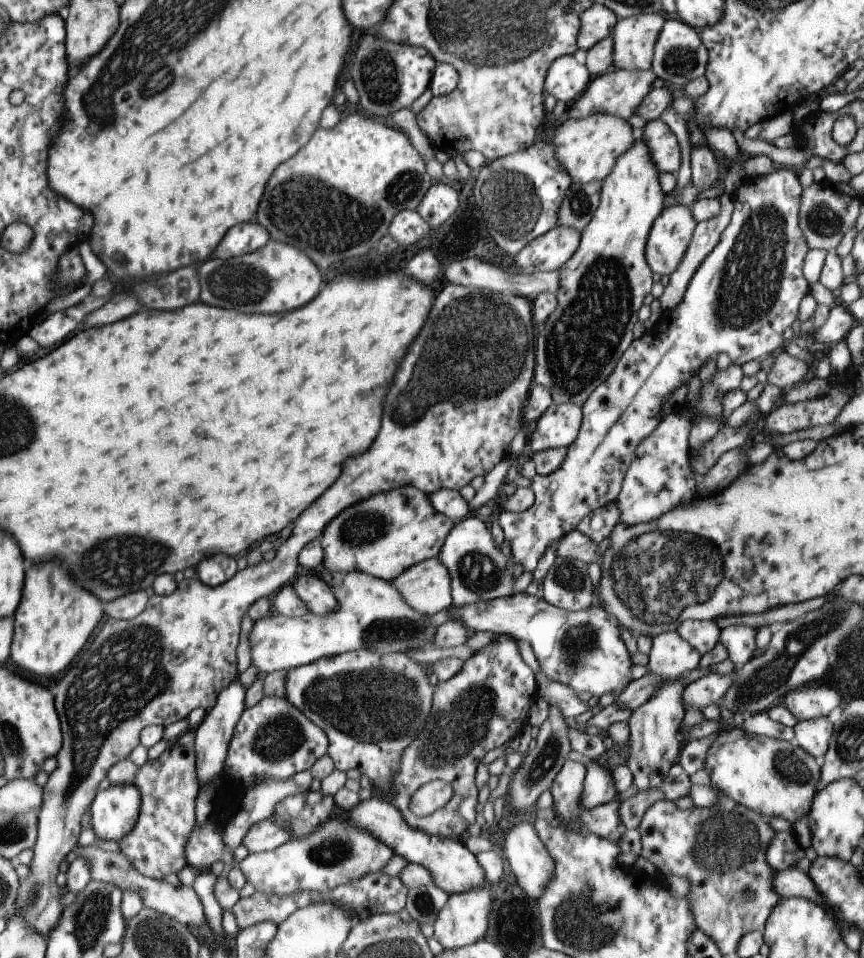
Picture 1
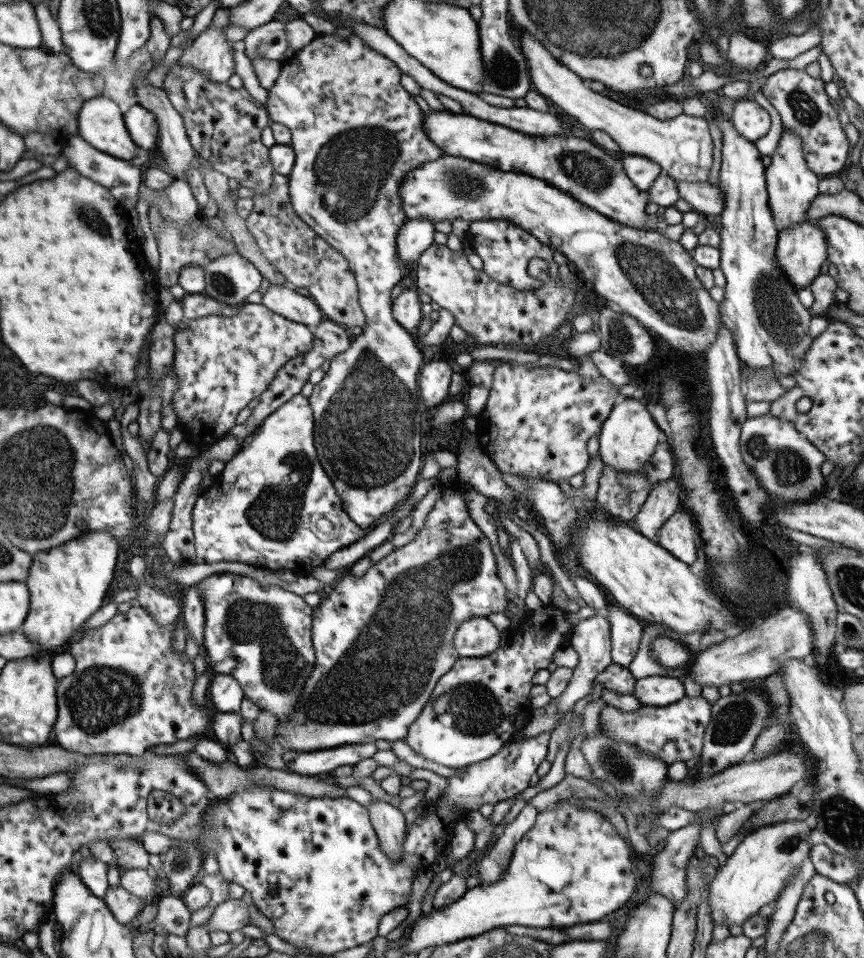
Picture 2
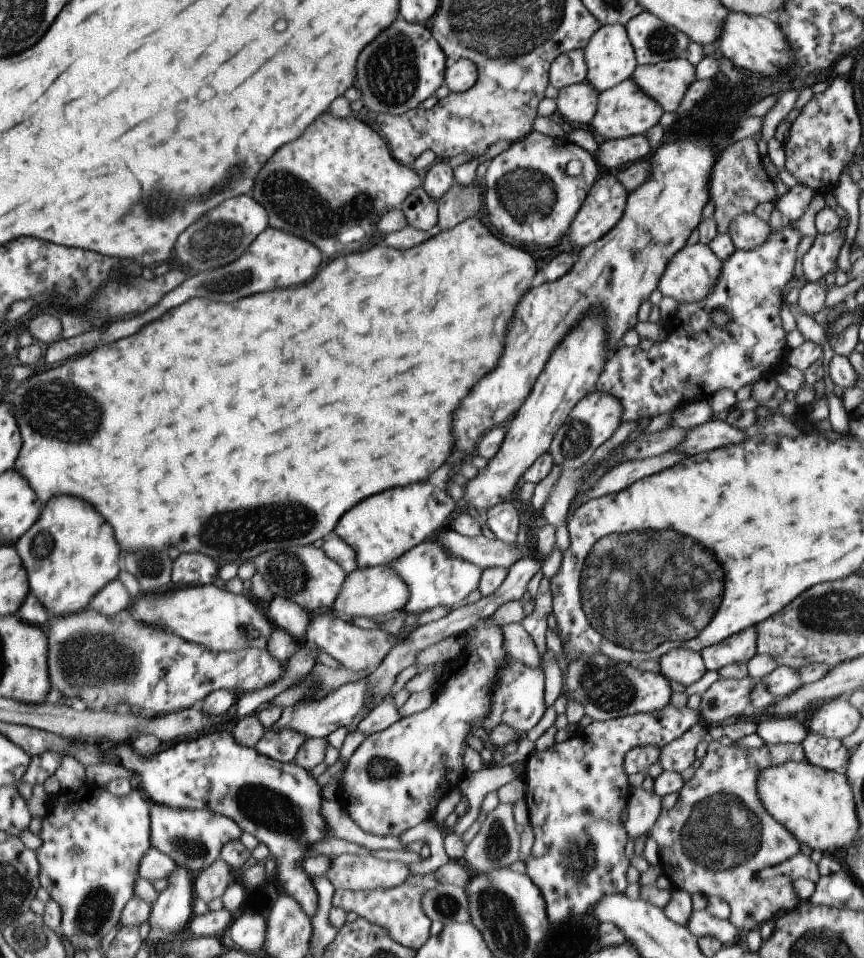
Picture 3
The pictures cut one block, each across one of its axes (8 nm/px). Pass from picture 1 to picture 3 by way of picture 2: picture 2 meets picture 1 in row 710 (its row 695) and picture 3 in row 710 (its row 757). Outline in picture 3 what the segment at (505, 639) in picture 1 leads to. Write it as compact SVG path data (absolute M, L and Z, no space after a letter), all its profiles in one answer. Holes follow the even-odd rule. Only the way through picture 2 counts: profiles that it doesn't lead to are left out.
M480 620L472 628L465 630L461 636L465 634L468 642L462 654L456 658L456 662L442 667L440 680L442 691L436 696L434 704L423 712L404 717L400 722L371 734L354 751L348 760L346 771L341 775L340 796L346 814L349 814L364 832L378 836L391 834L393 837L399 837L402 832L434 818L438 803L449 790L459 786L466 775L462 766L466 740L472 735L472 730L482 728L484 720L488 718L492 706L492 692L498 680L498 670L502 668L502 664L510 660L504 648L500 628L498 624Z

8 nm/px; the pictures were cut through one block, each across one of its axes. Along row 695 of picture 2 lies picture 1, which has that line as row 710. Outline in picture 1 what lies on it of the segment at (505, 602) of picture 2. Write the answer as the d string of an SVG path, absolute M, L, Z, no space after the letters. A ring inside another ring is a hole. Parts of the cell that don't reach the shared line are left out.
M359 649L331 658L322 658L288 671L285 696L306 718L326 732L329 739L327 756L330 756L335 769L342 772L350 769L360 771L378 793L386 795L394 785L404 750L408 749L417 735L426 728L430 717L434 687L430 685L429 676L429 669L416 663L406 653L380 656L372 650Z

